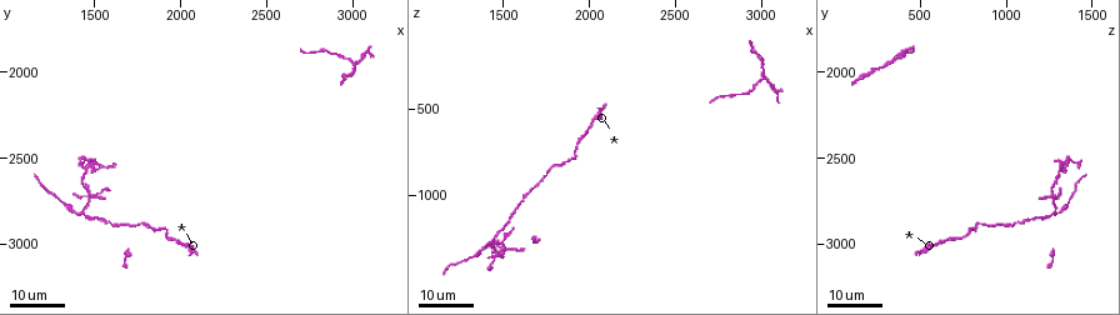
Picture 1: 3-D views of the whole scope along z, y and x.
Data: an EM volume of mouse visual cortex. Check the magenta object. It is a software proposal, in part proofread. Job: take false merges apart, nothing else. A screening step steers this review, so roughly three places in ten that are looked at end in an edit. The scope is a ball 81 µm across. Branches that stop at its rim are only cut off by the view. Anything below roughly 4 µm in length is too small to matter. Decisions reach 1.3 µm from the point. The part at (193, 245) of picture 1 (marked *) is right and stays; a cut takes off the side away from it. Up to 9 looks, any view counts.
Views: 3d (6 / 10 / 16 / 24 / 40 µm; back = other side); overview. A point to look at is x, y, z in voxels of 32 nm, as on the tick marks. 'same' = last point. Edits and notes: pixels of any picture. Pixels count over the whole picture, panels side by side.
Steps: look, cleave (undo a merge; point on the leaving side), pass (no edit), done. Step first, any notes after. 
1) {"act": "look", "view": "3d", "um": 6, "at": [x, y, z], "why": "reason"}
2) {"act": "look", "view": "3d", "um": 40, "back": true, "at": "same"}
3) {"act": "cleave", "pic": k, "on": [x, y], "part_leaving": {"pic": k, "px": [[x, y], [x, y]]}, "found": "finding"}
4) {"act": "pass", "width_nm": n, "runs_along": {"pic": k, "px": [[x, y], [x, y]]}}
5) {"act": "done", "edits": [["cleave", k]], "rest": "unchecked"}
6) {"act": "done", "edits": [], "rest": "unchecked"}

{"act": "look", "view": "3d", "um": 24, "at": [1920, 2920, 800], "why": "sudden change in width"}

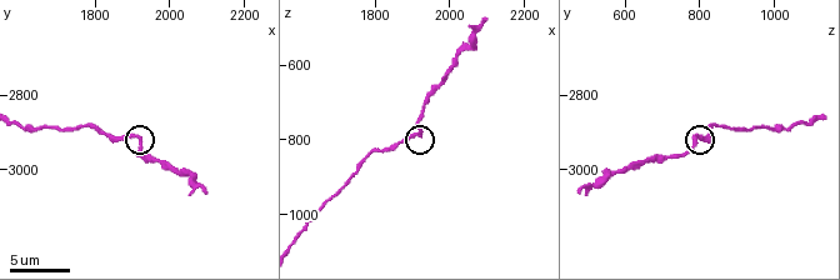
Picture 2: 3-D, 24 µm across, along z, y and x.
{"act": "look", "view": "3d", "um": 10, "at": [1920, 2910, 790]}

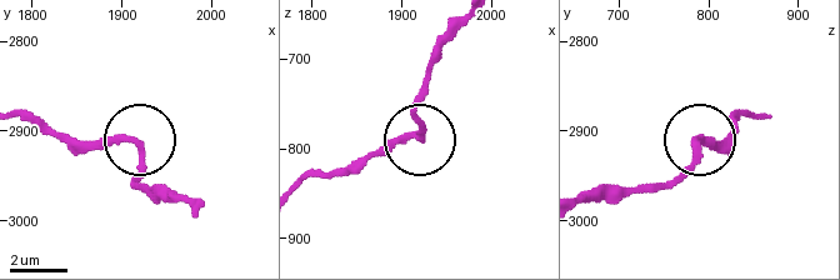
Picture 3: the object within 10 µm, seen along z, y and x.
{"act": "pass", "found": "one neuron here"}

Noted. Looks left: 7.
{"act": "look", "view": "3d", "um": 10, "at": [1980, 2970, 650]}

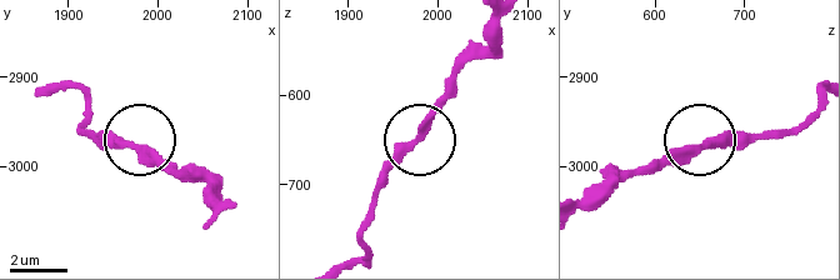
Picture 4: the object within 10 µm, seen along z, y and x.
{"act": "look", "view": "3d", "um": 6, "at": [1980, 2980, 650]}

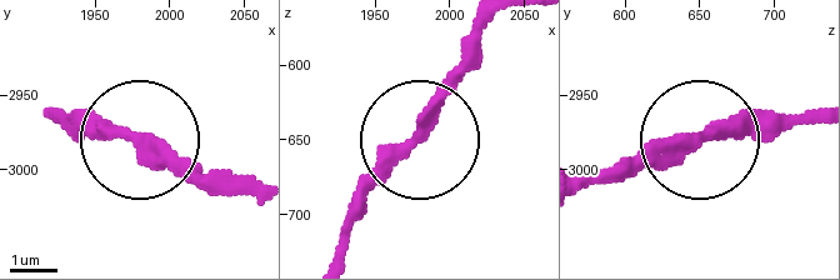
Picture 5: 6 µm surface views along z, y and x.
{"act": "pass", "runs_along": {"pic": 5, "px": [[589, 180], [709, 136], [788, 129]]}, "found": "all the same neuron"}

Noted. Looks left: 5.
{"act": "look", "view": "3d", "um": 24, "at": [1520, 2840, 1160]}

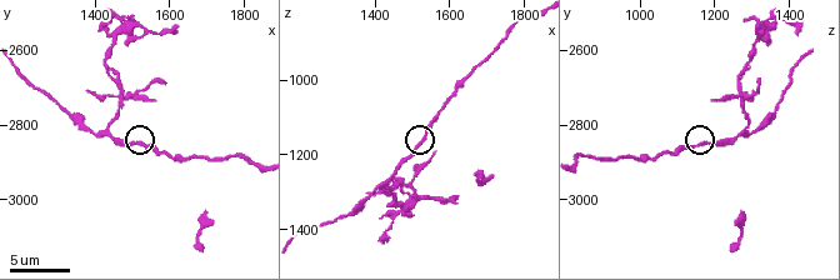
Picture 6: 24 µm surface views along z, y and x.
{"act": "look", "view": "3d", "um": 6, "at": [1530, 2850, 1160]}

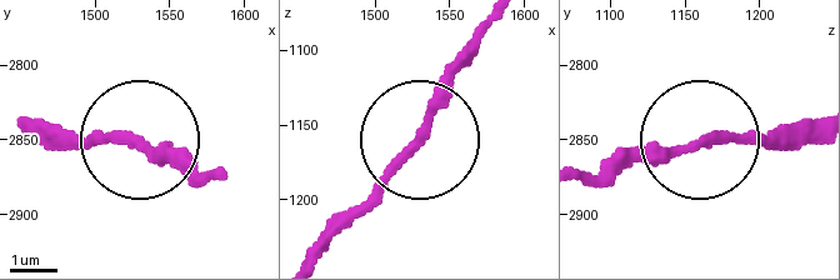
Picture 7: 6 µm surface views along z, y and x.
{"act": "pass", "width_nm": 200, "runs_along": {"pic": 7, "px": [[580, 175], [779, 131]]}, "found": "one neuron here"}

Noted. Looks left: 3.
{"act": "look", "view": "3d", "um": 10, "at": [1480, 2530, 1350], "why": "looks like a crossing"}

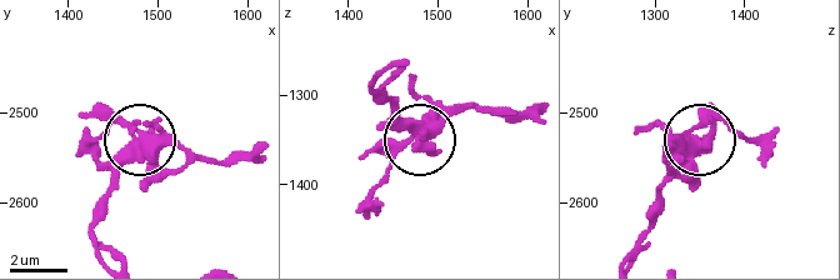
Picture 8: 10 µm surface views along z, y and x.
{"act": "cleave", "pic": 8, "on": [129, 124], "arms": 4, "part_leaving": {"pic": 8, "px": [[136, 154], [170, 168], [256, 159]]}, "found": "a second neuron is stuck on"}

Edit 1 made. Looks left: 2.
{"act": "done", "edits": [["cleave", 8]], "rest": "unchecked"}

